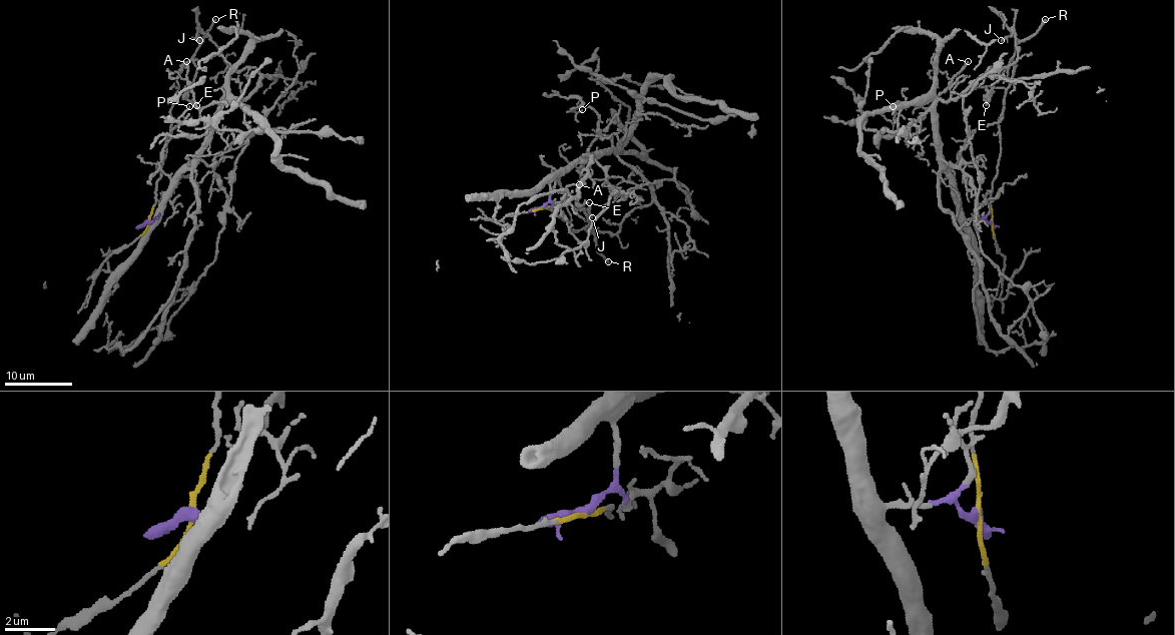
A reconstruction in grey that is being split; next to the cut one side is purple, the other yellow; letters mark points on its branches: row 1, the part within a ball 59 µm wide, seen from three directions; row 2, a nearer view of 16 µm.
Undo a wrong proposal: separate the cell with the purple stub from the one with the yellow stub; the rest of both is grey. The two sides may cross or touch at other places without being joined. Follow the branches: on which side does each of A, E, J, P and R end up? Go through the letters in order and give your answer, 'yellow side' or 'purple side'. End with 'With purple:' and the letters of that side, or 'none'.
A: purple side
E: yellow side
J: yellow side
P: purple side
R: yellow side
With purple: A, P

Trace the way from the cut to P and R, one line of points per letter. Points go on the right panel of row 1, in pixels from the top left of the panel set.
P: (992, 221), (965, 218), (955, 180), (941, 156), (936, 117), (929, 110), (890, 136), (894, 105)
R: (992, 221), (992, 180), (1001, 155), (999, 117), (1016, 46), (1033, 34), (1045, 19)

